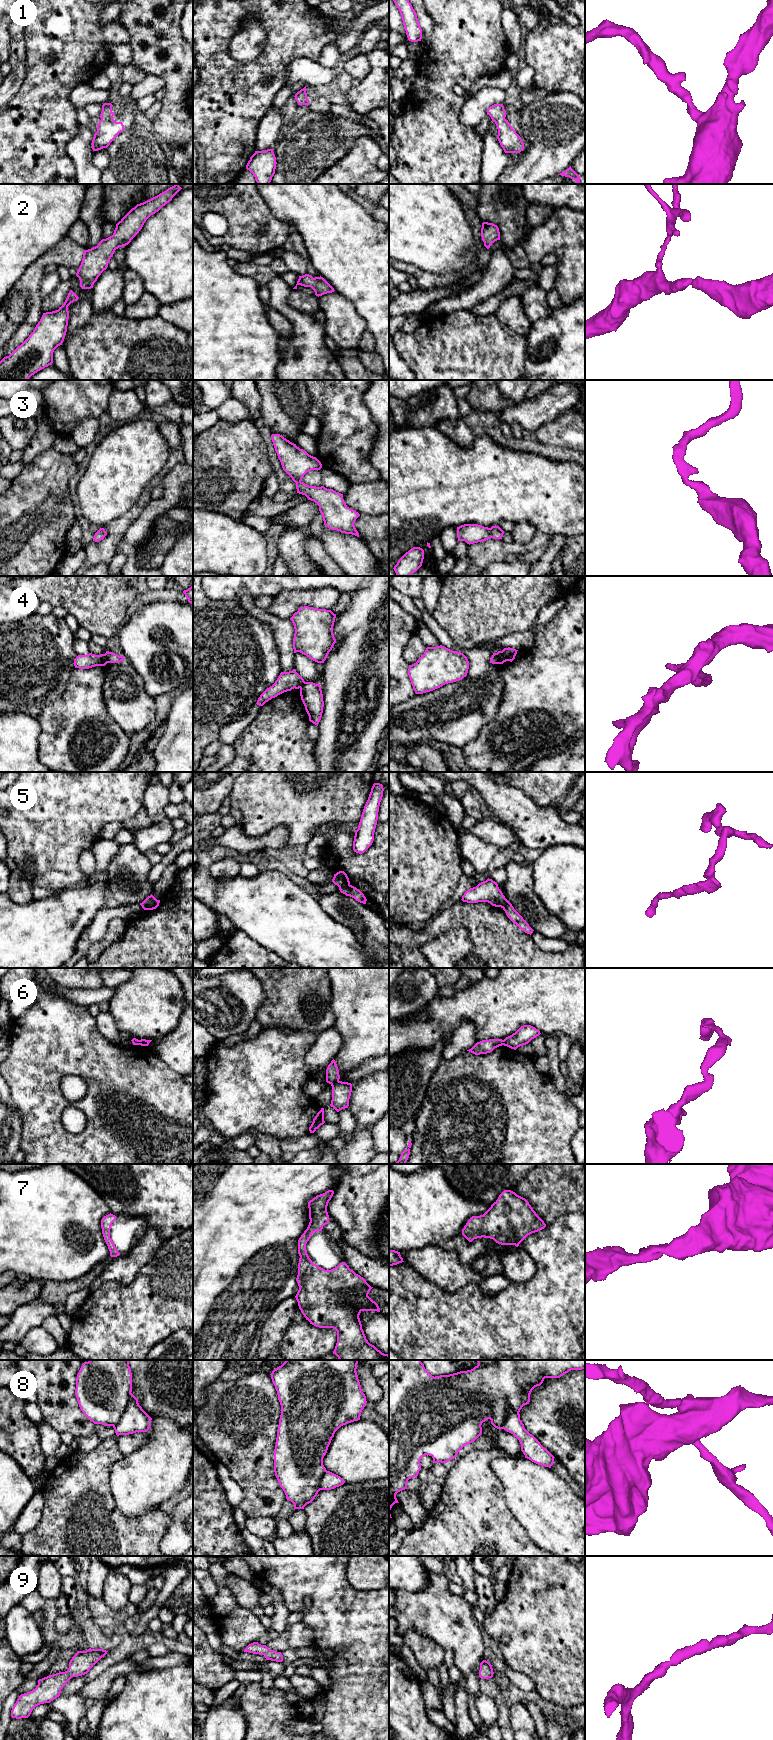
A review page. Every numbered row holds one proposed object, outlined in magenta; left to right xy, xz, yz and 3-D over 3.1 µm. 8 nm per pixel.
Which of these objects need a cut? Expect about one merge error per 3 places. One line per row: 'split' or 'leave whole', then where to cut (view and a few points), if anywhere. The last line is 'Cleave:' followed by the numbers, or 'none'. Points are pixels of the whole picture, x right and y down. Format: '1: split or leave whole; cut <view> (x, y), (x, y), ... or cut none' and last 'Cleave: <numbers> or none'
1: leave whole; cut none
2: leave whole; cut none
3: leave whole; cut none
4: split; cut yz (495, 653), (500, 663)
5: split; cut xy (156, 899), (145, 909)
6: split; cut xz (338, 1080), (331, 1085)
7: leave whole; cut none
8: split; cut xy (131, 1393), (124, 1413), (113, 1426)
9: leave whole; cut none
Cleave: 4, 5, 6, 8

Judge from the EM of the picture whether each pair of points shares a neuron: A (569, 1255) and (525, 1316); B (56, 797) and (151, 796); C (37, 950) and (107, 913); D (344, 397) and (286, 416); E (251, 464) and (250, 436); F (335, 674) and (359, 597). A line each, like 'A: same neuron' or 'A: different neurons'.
A: same neuron
B: different neurons
C: different neurons
D: different neurons
E: same neuron
F: same neuron

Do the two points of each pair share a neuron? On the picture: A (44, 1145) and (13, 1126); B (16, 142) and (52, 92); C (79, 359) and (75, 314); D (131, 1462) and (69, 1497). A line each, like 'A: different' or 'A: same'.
A: different
B: same
C: different
D: different

